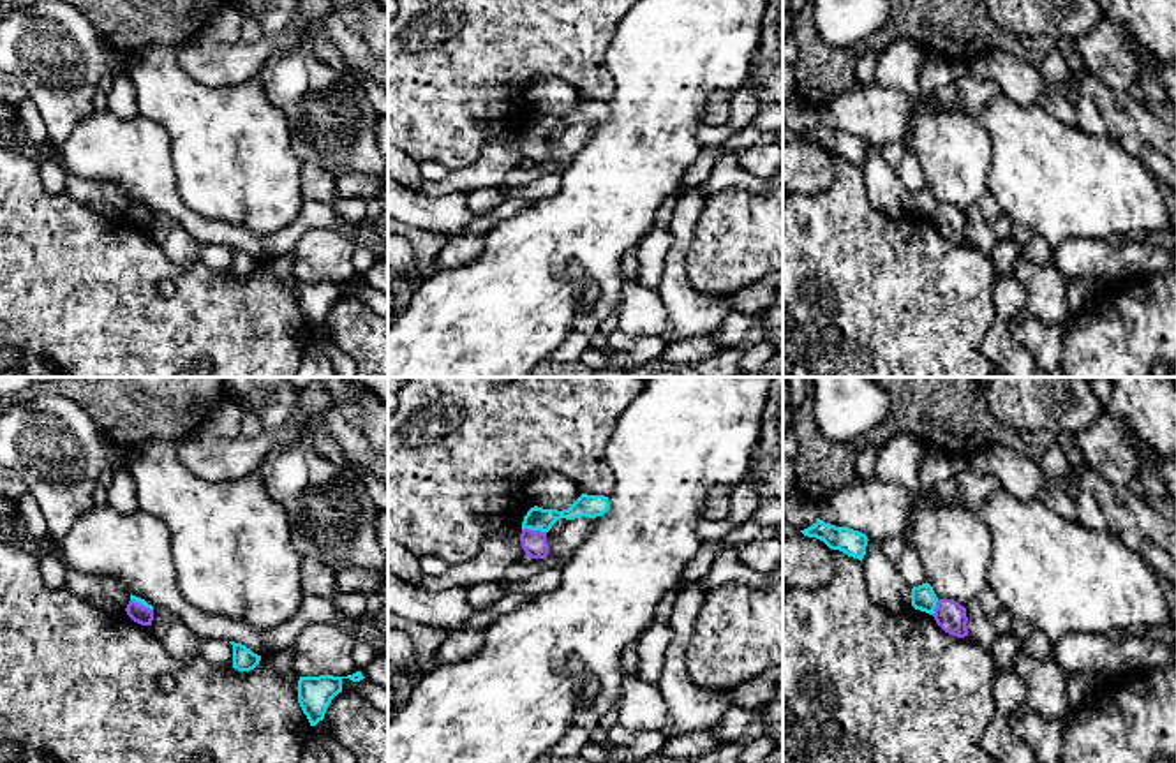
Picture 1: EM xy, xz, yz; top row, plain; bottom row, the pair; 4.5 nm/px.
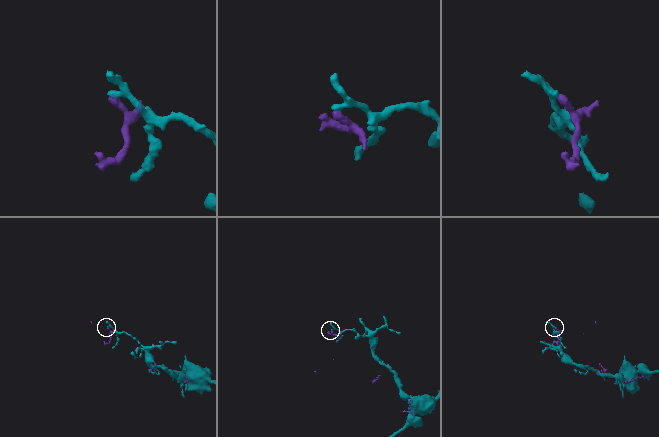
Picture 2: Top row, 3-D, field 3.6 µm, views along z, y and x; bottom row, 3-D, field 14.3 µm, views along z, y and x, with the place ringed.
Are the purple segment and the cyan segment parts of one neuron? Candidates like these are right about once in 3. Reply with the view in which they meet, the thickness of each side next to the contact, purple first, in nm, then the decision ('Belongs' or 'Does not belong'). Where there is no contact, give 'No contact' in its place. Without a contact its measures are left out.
Touches purple in xz. Thickness 120 nm (purple) against 110 nm. Does not belong

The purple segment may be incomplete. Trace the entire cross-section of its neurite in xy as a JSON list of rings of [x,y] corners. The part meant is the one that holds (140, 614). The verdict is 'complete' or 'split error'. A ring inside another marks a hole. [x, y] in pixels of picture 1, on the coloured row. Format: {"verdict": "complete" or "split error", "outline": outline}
{"verdict": "complete", "outline": [[[129,601],[127,608],[125,608],[127,615],[141,624],[141,626],[152,626],[153,620],[153,610],[136,603],[136,601]]]}

